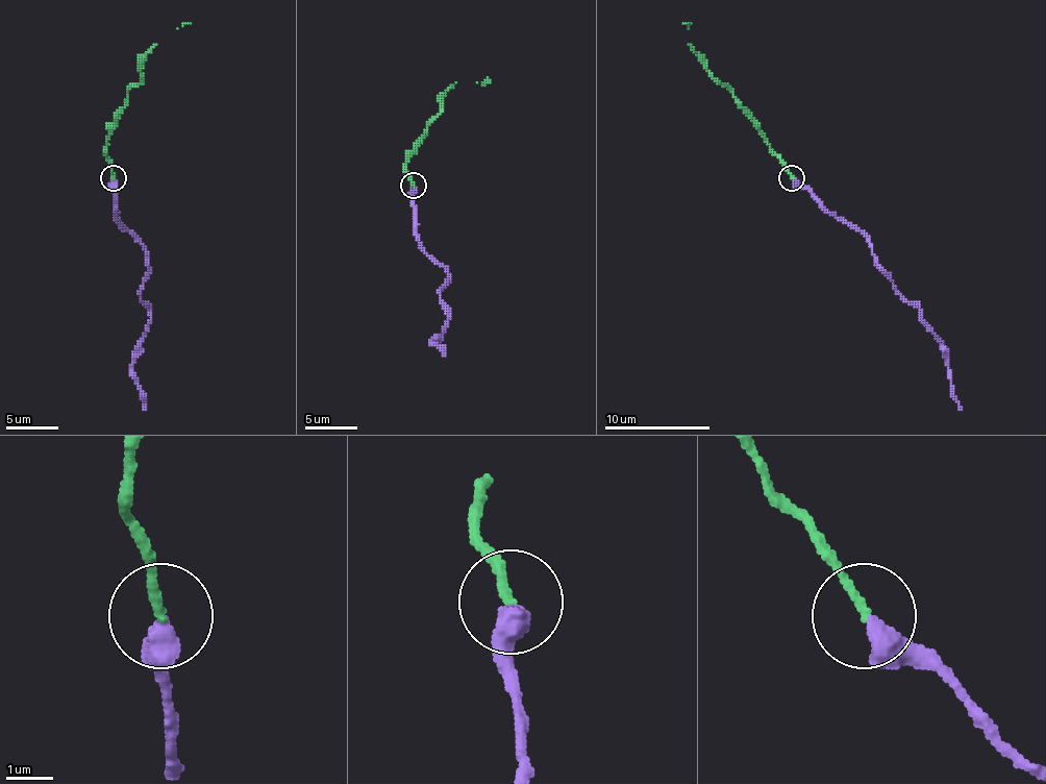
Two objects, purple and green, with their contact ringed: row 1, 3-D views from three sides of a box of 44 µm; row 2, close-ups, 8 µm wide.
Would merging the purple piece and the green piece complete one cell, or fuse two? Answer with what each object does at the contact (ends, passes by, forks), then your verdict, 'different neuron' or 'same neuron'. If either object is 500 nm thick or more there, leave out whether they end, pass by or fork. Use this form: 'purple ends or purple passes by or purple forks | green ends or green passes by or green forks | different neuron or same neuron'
purple ends | green ends | same neuron

